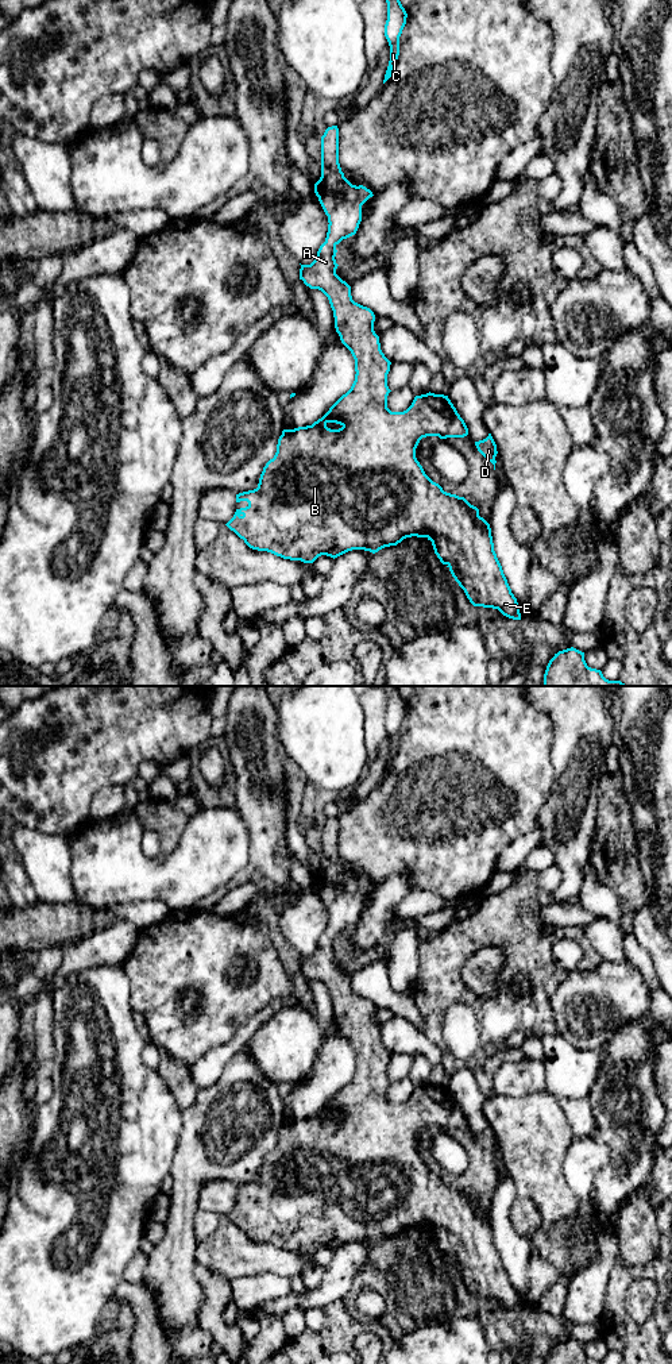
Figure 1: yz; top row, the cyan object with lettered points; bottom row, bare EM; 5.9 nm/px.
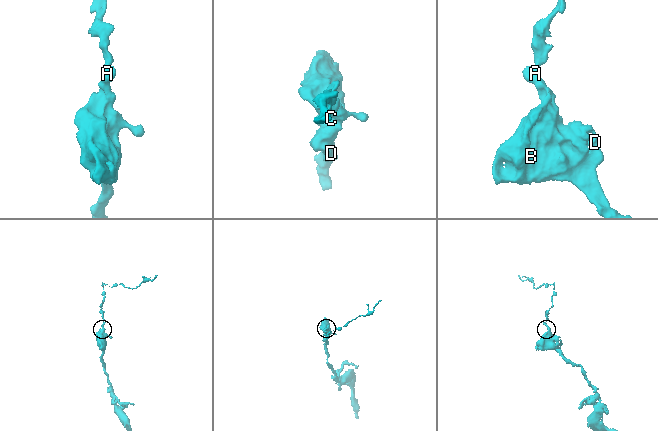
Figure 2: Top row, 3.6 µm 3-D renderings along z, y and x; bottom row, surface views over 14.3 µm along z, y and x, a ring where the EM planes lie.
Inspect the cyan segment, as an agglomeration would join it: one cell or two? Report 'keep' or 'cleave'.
keep

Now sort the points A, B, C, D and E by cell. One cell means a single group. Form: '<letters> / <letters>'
A B C D E

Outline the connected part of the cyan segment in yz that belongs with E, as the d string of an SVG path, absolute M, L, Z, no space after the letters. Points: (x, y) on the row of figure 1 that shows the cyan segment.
M328 127L321 136L321 177L314 184L314 193L328 216L328 232L310 265L301 265L300 280L310 289L321 290L329 300L335 317L335 328L341 343L355 359L355 381L329 411L312 425L283 429L278 439L277 452L270 459L259 478L258 488L236 494L236 502L247 501L246 508L236 509L225 524L244 543L258 551L267 551L290 560L313 563L318 556L337 558L352 550L372 554L390 546L397 546L406 537L426 537L432 542L435 554L445 565L455 581L464 590L474 606L498 609L503 616L521 620L517 598L511 593L502 566L494 551L490 524L479 516L479 509L464 497L451 494L433 482L416 458L416 448L422 438L439 436L464 438L468 428L456 408L444 394L426 393L416 396L403 412L387 408L387 374L391 362L381 350L379 336L374 331L374 312L352 300L351 286L337 274L336 246L356 234L362 221L362 205L372 197L363 185L352 185L339 163L339 128Z

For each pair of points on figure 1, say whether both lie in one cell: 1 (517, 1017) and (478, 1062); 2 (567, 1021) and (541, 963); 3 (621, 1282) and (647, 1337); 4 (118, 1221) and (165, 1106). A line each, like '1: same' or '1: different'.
1: same
2: different
3: same
4: same

